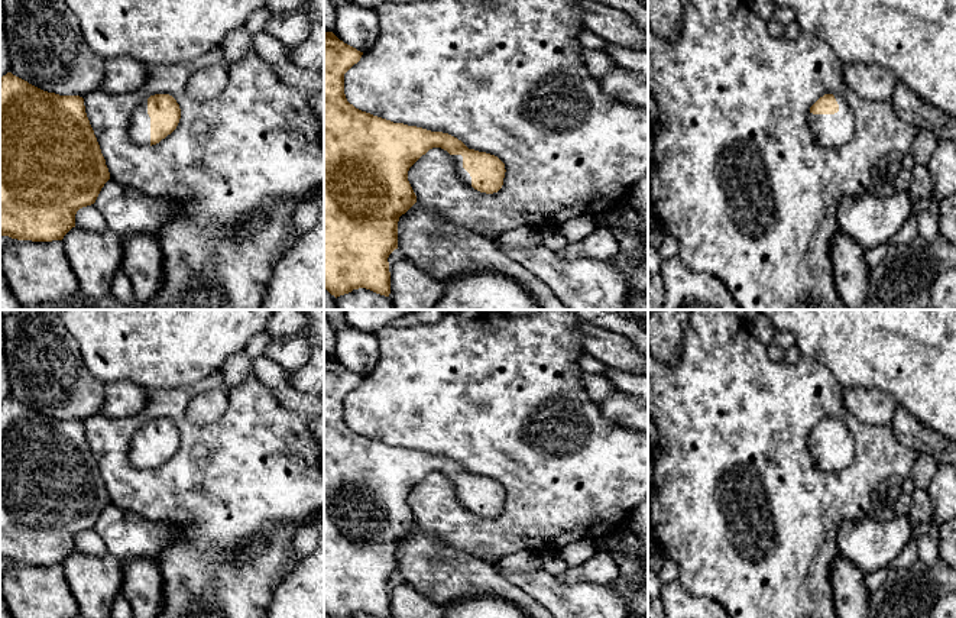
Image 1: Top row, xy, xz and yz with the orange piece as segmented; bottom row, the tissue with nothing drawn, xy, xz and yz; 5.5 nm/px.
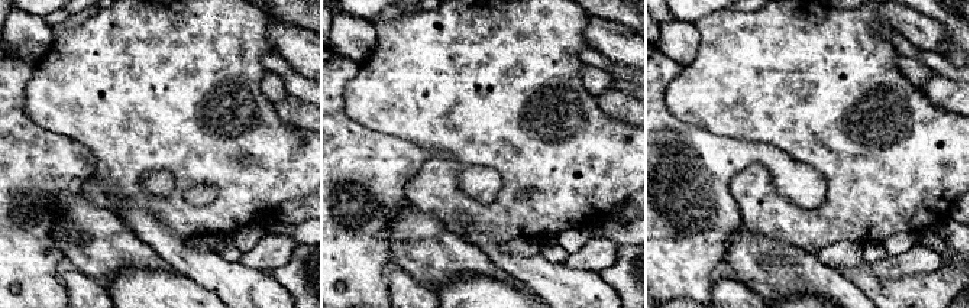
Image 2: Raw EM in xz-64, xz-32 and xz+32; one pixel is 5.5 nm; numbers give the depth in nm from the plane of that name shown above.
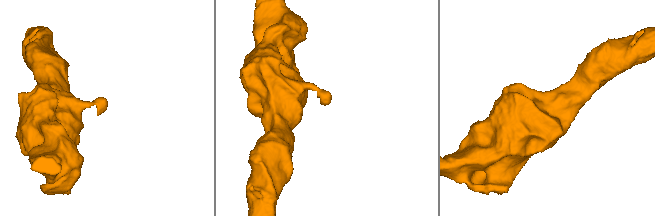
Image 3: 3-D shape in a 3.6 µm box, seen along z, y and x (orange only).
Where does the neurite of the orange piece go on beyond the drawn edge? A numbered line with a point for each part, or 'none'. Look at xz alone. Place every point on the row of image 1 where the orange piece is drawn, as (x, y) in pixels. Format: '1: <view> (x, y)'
1: xz (464, 177)

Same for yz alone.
1: yz (830, 130)

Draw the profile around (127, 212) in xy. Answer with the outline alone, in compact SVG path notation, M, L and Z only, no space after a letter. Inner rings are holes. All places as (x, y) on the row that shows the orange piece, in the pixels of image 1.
M108 179L94 206L103 214L107 229L127 237L132 234L155 236L174 216L175 201L158 198Z

